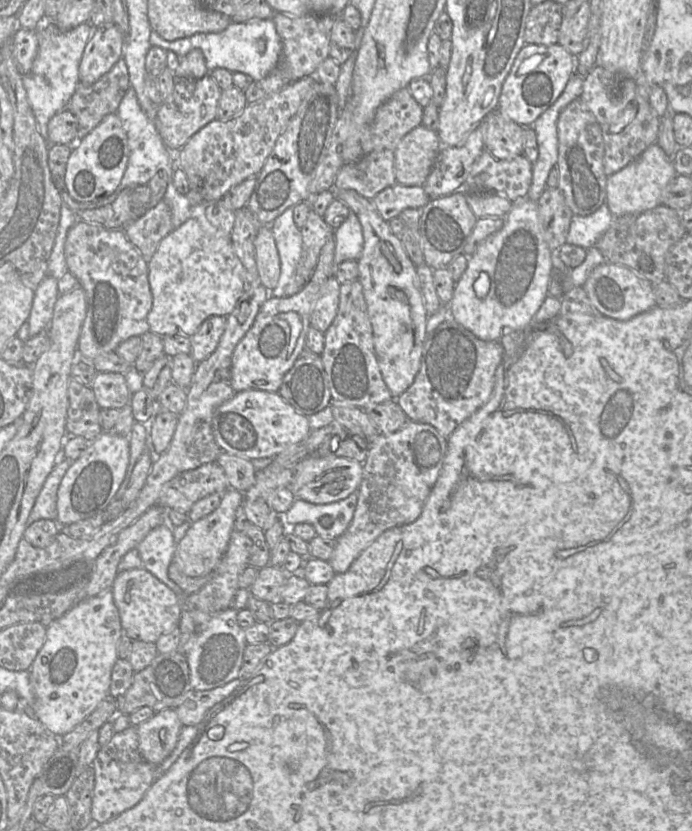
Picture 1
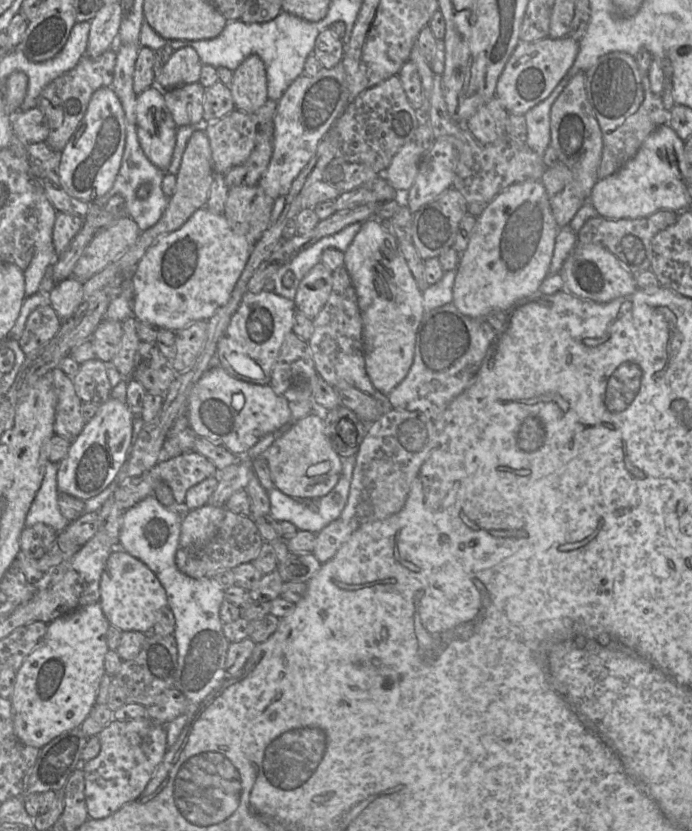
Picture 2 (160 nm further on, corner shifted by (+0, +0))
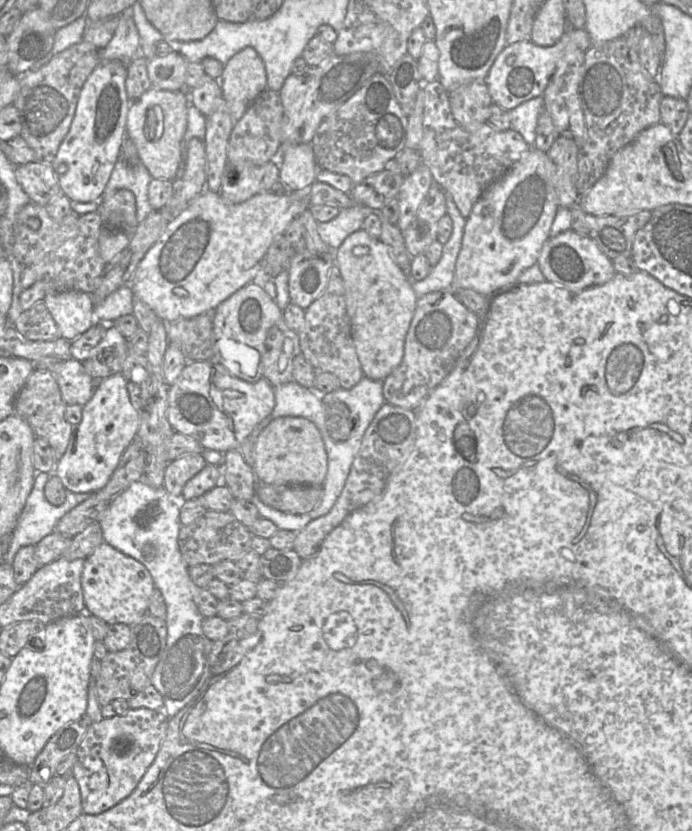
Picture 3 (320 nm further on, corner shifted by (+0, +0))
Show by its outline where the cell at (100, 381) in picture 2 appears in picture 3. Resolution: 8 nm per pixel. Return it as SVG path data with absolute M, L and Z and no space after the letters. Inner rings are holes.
M73 358L67 359L58 373L53 373L66 405L84 406L94 393L93 378L84 370L83 364Z

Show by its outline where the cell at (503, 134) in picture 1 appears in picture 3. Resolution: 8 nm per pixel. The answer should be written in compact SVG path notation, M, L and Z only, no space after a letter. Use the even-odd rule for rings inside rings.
M473 81L448 93L455 121L467 131L487 123L493 100L485 81Z

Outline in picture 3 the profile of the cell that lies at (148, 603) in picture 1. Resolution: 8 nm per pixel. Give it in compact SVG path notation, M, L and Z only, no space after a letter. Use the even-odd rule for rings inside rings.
M104 541L85 559L81 587L86 613L102 619L108 625L133 625L148 614L155 585L151 574L141 562Z

